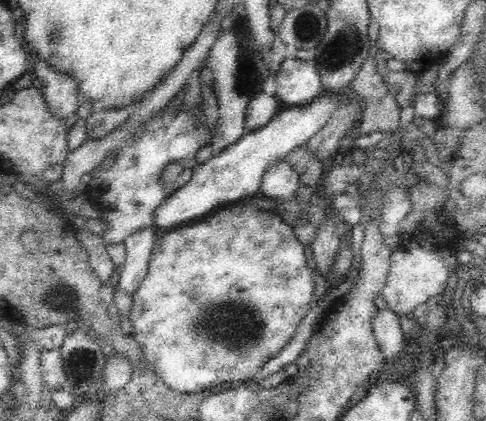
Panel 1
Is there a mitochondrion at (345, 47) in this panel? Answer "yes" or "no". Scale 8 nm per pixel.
yes

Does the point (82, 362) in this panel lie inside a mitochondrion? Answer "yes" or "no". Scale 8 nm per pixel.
yes

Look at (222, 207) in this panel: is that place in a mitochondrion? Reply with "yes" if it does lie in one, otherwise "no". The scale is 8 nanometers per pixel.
no

